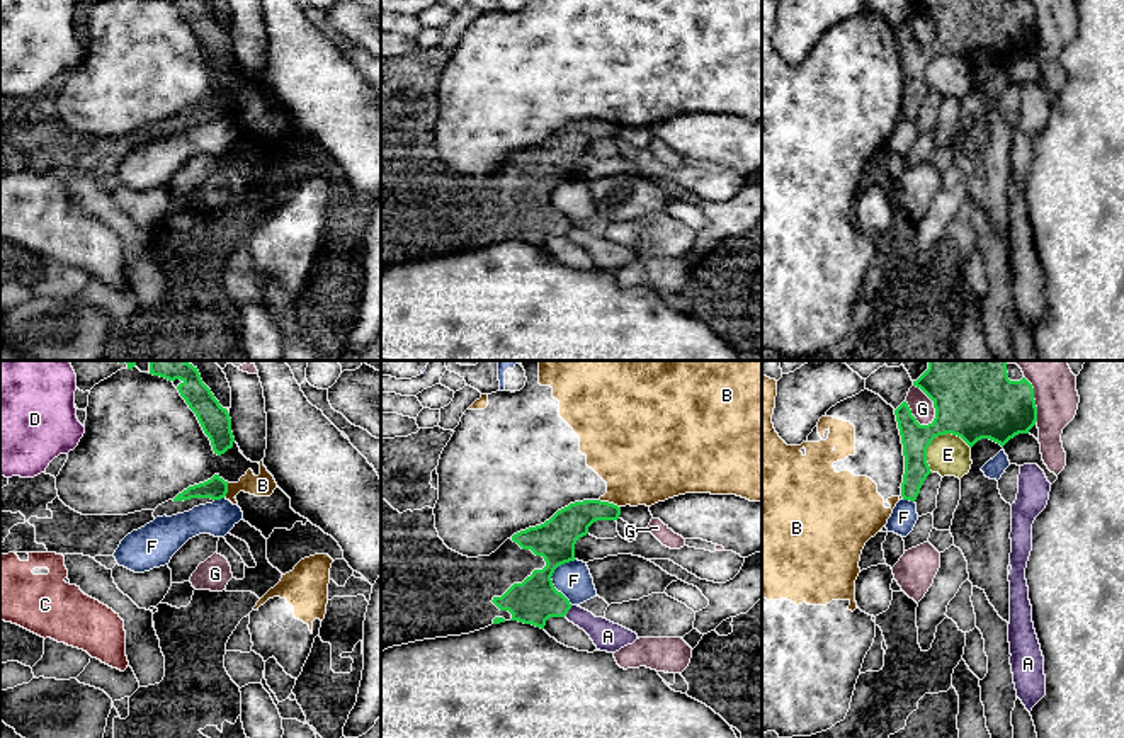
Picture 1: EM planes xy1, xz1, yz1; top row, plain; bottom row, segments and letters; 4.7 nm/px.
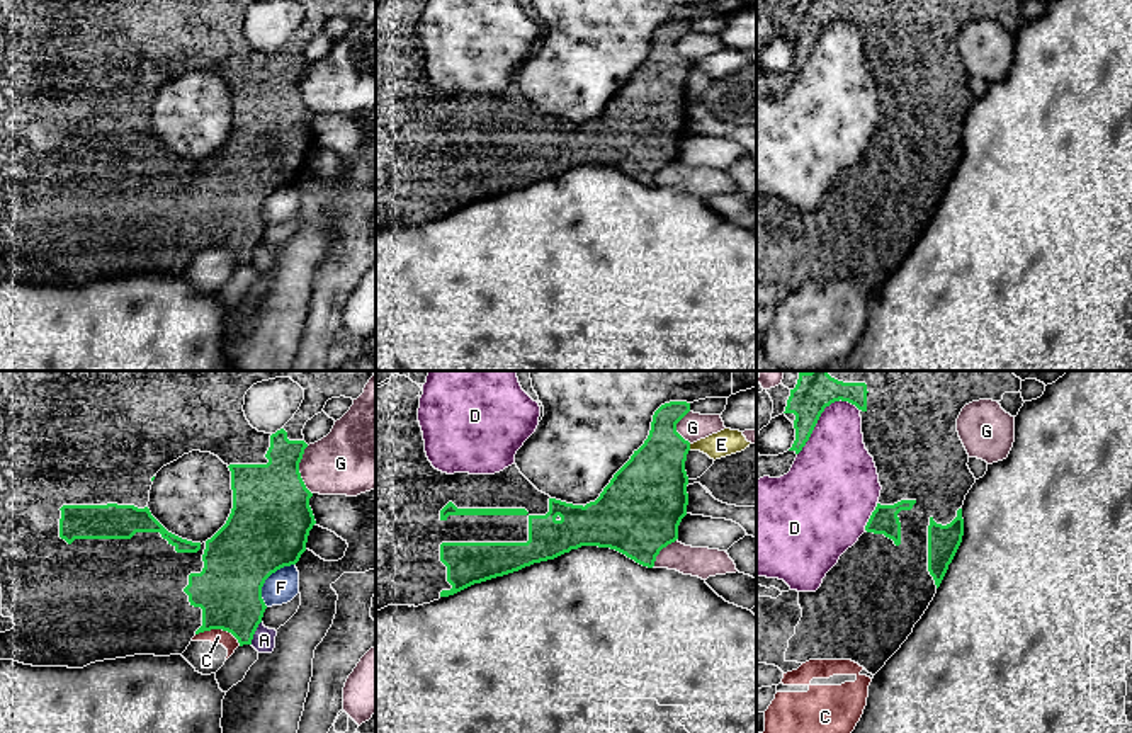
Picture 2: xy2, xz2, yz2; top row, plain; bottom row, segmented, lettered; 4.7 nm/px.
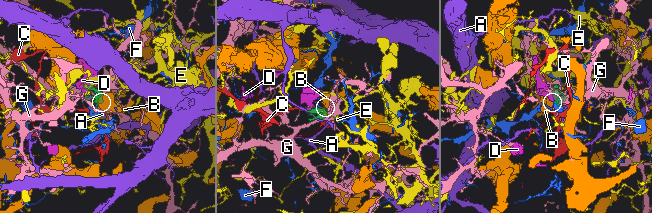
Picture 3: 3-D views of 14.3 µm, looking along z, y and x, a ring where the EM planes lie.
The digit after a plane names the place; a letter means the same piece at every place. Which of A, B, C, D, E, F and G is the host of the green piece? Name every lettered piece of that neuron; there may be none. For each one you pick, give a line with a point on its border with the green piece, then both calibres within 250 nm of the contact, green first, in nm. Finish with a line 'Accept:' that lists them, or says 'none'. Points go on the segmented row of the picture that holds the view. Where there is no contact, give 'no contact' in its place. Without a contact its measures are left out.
Accept: none

